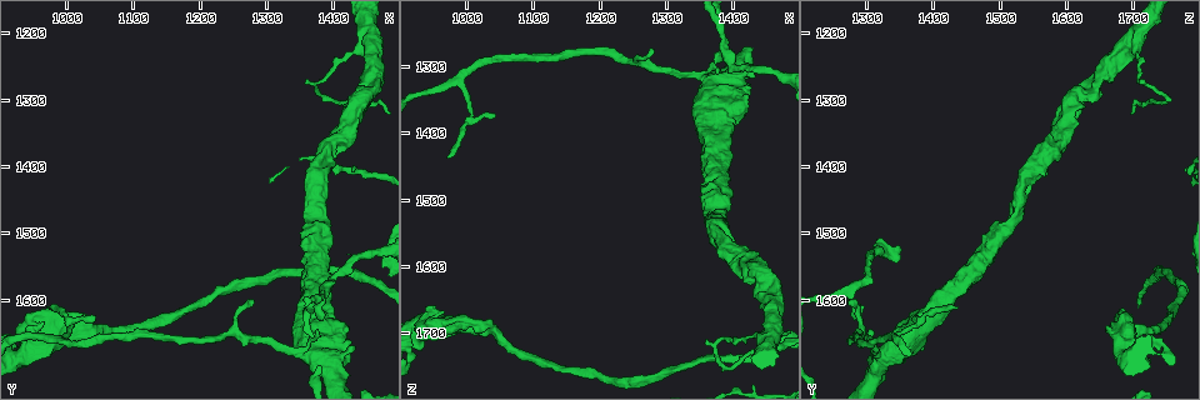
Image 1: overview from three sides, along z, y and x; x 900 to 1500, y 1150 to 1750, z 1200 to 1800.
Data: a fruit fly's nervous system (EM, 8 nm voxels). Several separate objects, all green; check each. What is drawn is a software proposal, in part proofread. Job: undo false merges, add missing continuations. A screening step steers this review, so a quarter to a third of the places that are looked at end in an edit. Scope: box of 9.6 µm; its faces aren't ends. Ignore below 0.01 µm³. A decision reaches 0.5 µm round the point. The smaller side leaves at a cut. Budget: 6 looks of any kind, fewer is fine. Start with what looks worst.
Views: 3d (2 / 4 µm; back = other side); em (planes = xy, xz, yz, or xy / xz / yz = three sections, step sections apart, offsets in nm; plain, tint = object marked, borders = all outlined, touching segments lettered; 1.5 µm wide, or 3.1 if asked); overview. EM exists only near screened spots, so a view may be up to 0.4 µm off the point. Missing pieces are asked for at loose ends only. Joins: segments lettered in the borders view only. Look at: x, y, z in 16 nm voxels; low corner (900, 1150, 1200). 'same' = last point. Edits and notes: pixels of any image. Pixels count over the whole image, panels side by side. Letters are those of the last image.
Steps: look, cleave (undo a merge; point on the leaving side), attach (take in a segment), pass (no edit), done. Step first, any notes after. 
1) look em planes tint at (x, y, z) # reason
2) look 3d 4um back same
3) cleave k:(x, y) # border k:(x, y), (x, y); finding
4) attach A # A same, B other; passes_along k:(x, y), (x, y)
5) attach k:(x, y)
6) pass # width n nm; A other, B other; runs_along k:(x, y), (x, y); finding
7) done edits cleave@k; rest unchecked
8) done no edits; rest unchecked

look em planes borders at (965, 1640, 1665) # branch stops here

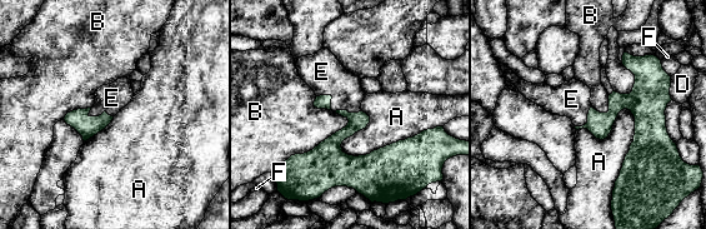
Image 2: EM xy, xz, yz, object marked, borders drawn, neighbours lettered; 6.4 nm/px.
attach E # A other, B other, D other, E same, F other; passes_along 2:(88, 127), (100, 115), (111, 98); the cell continues

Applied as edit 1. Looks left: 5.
look 3d 2um at (1040, 1620, 1375) # branch stops here

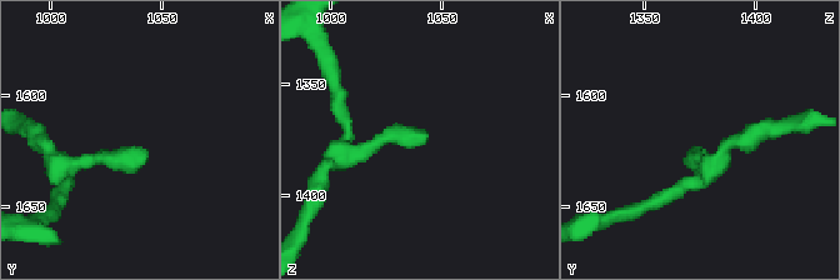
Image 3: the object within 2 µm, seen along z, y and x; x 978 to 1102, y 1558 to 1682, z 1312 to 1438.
look em yz step 8 tint at (1043, 1626, 1376) # need the tissue

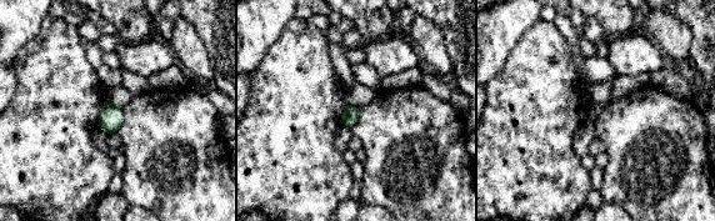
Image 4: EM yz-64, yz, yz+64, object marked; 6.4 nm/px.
look em planes borders same

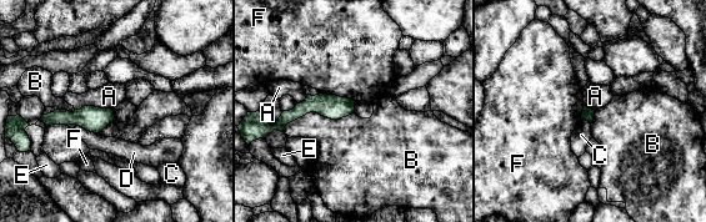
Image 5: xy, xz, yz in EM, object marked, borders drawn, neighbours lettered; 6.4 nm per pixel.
pass # width 80 nm; A other, B other, C other, D other, E other, F other; none of them fits

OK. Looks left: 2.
done edits attach@2; rest unchecked

